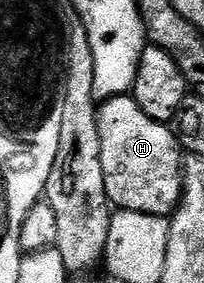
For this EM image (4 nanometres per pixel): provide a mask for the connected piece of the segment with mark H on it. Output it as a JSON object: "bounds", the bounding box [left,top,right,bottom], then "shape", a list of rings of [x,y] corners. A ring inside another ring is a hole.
{"bounds":[98,94,184,216],"shape":[[[133,94],[117,95],[105,100],[98,108],[98,124],[102,138],[102,168],[104,169],[104,189],[115,208],[149,215],[173,216],[182,200],[182,173],[184,152],[178,138],[167,124],[152,121],[140,105],[136,105]]]}

